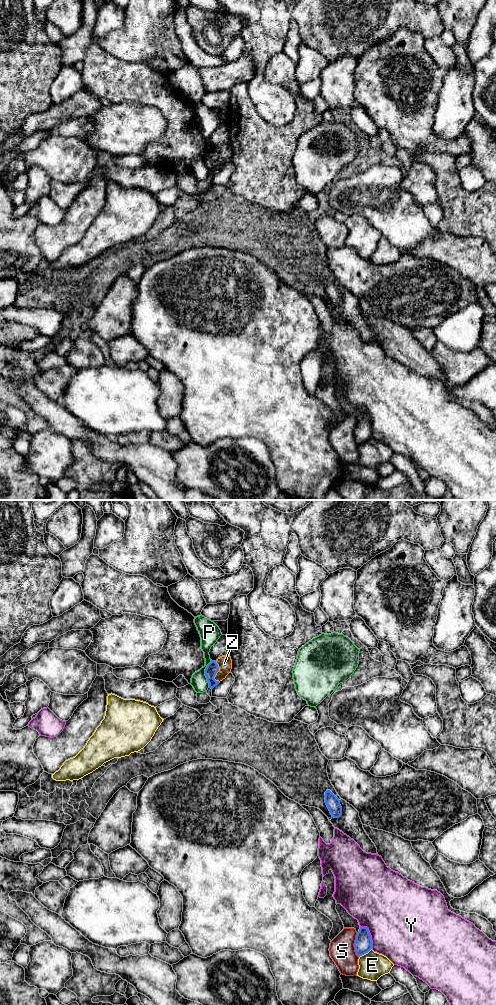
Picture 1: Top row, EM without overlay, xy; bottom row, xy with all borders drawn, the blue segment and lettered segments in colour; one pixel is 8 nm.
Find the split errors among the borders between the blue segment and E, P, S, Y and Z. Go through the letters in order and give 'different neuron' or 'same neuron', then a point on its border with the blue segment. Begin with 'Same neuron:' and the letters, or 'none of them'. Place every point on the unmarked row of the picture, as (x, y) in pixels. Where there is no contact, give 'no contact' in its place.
Same neuron: none of them
E: different neuron | xy (365, 441)
P: different neuron | xy (205, 162)
S: different neuron | xy (354, 433)
Y: different neuron | xy (370, 423)
Z: different neuron | xy (217, 159)

